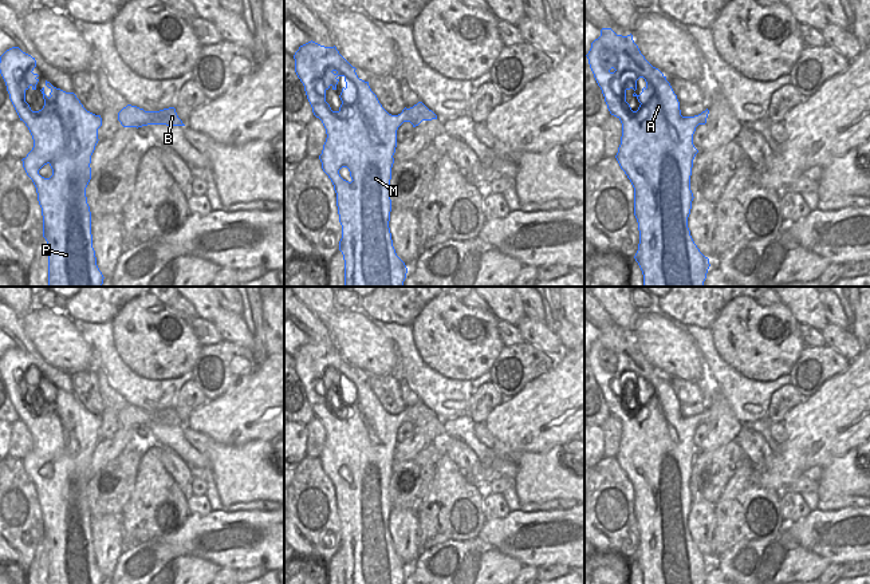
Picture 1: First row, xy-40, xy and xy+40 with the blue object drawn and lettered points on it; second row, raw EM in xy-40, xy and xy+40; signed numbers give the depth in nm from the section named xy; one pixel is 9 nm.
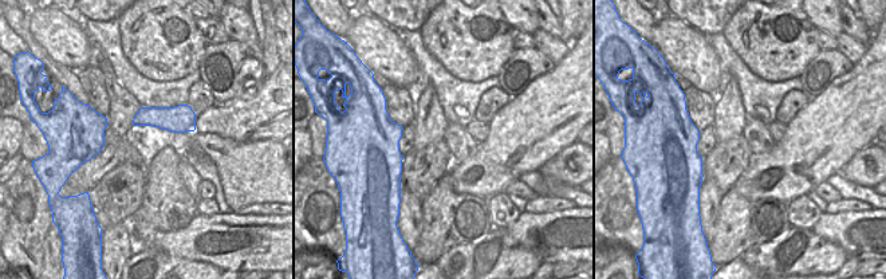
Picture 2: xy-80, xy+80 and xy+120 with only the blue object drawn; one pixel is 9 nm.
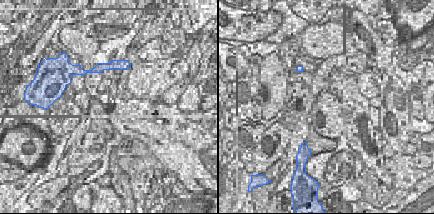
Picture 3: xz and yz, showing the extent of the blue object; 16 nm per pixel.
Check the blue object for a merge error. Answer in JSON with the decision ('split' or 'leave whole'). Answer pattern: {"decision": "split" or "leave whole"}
{"decision": "leave whole"}

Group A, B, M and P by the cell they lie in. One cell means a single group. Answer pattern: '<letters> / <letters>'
A B M P

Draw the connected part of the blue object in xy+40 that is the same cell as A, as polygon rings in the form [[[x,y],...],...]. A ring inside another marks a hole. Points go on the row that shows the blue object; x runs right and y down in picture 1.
[[[602,28],[586,56],[610,114],[622,123],[615,158],[634,188],[634,216],[639,230],[634,259],[642,271],[643,287],[704,287],[710,264],[690,236],[688,217],[694,198],[690,175],[698,153],[693,134],[698,125],[706,123],[709,110],[682,117],[680,102],[666,76],[645,59],[631,33],[622,36],[611,28]],[[639,78],[645,79],[646,86],[639,95],[633,94],[641,103],[633,111],[626,102],[626,91],[635,91]]]

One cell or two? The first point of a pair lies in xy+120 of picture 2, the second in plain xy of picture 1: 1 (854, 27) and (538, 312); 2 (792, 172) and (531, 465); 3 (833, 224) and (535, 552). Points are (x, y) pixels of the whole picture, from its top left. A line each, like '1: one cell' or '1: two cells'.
1: one cell
2: two cells
3: one cell

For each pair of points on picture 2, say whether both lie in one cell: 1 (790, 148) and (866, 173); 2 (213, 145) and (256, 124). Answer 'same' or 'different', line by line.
1: different
2: different

